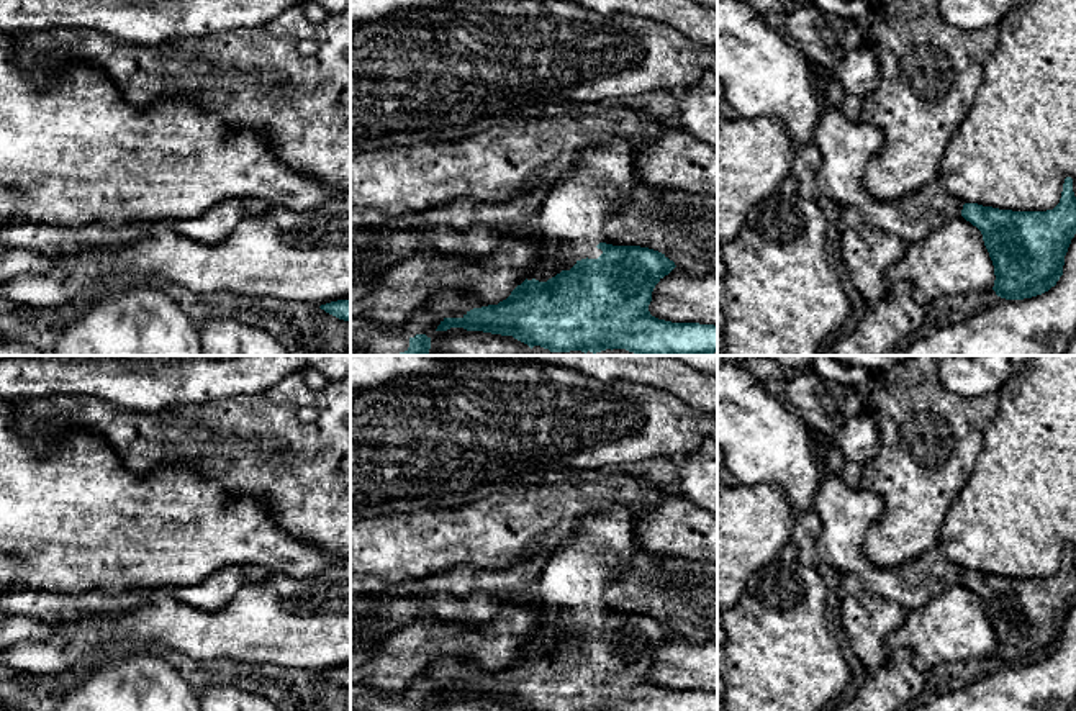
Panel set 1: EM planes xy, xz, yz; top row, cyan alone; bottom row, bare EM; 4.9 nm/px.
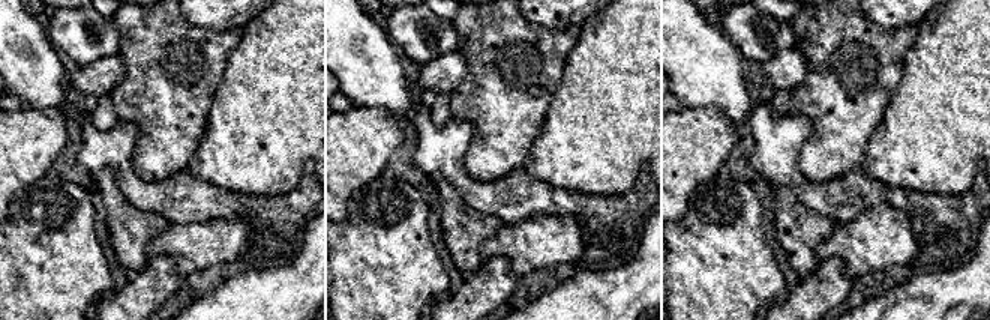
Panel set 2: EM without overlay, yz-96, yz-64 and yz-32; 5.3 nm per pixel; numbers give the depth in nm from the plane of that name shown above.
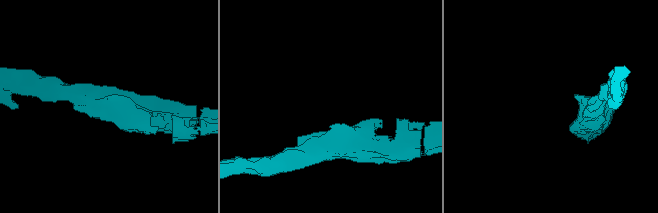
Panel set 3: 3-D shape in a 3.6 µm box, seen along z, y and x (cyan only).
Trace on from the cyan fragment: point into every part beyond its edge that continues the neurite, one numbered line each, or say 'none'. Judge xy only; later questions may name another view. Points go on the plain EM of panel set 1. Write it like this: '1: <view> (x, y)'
none

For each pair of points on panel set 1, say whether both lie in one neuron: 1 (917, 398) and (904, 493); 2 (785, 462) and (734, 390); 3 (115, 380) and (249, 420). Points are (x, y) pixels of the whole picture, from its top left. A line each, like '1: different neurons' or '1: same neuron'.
1: same neuron
2: same neuron
3: different neurons

